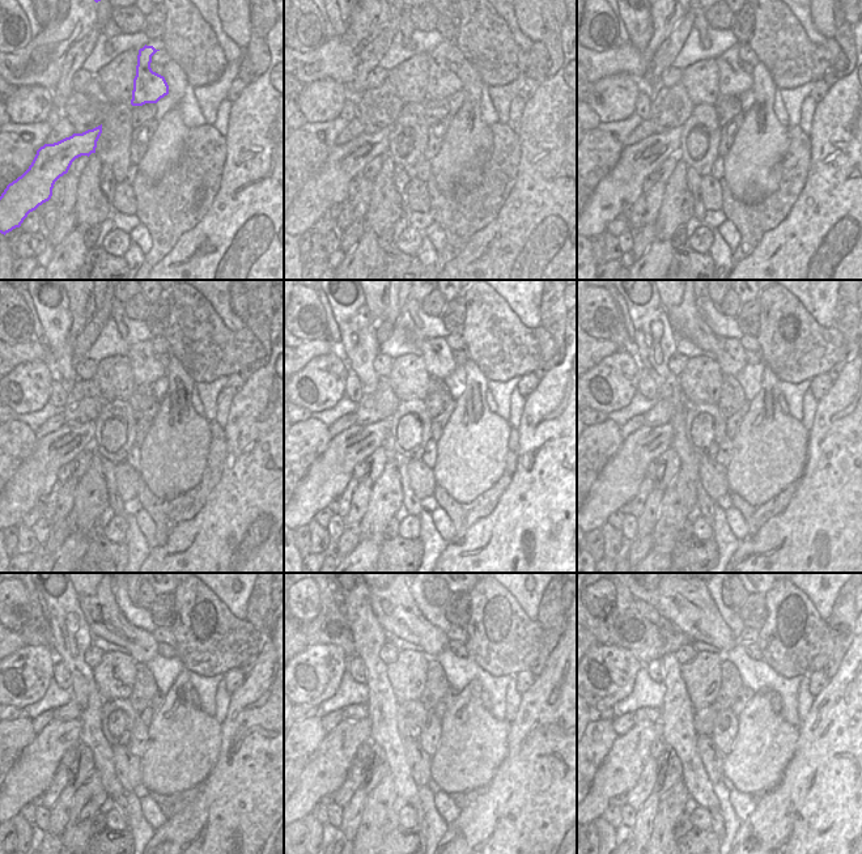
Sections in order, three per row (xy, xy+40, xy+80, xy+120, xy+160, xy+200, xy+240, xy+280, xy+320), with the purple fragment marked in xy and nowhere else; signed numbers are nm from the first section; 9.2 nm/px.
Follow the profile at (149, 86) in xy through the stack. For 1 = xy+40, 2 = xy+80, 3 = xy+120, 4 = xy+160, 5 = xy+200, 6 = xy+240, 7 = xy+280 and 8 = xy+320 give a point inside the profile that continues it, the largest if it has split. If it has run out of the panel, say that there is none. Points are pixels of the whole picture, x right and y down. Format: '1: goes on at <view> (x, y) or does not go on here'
1: goes on at xy+40 (442, 83)
2: goes on at xy+80 (733, 80)
3: goes on at xy+120 (147, 369)
4: goes on at xy+160 (436, 353)
5: goes on at xy+200 (686, 319)
6: goes on at xy+240 (105, 619)
7: goes on at xy+280 (394, 606)
8: goes on at xy+320 (687, 603)

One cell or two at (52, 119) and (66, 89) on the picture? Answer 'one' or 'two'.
two

